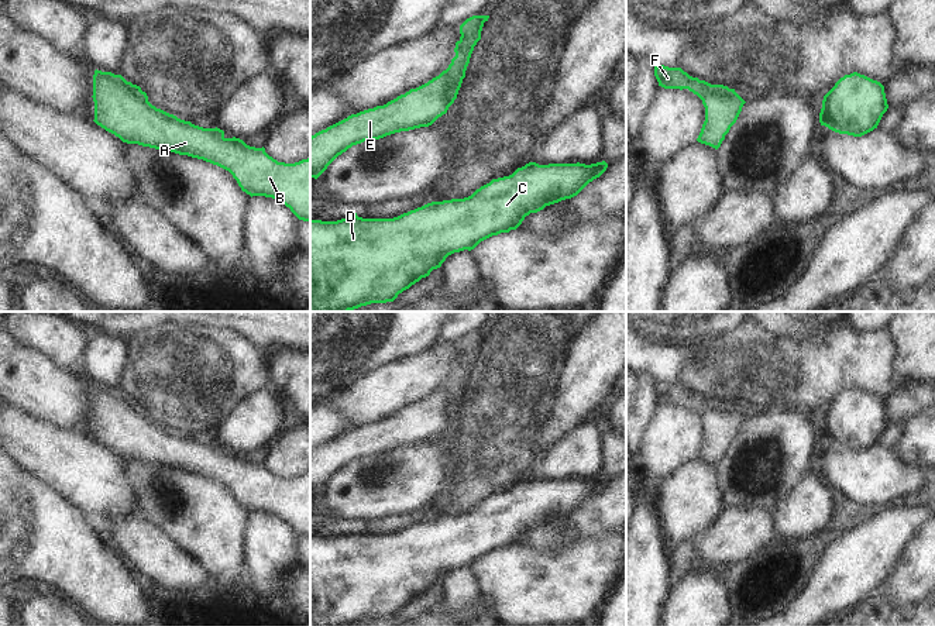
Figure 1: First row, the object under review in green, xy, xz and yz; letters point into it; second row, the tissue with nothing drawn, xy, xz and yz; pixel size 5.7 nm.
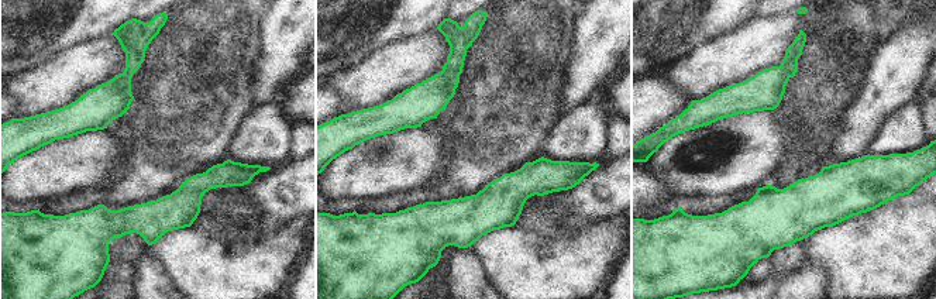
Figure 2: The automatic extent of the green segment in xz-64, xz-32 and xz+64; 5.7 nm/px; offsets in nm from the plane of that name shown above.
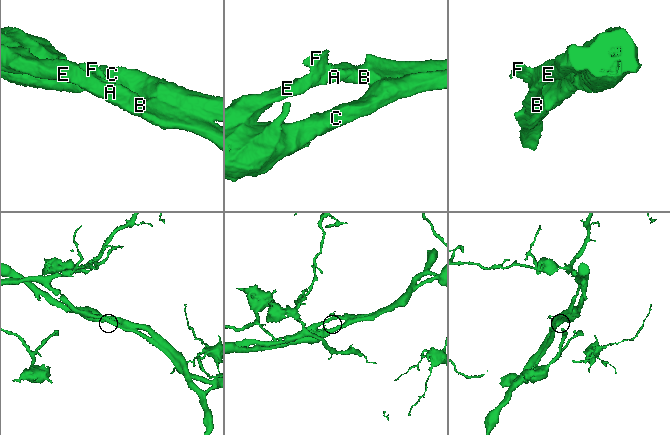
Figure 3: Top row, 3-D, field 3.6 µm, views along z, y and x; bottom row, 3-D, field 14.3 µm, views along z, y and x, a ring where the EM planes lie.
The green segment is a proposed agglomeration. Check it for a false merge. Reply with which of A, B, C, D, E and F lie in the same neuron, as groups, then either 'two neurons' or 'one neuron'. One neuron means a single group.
A B C D E / F | two neurons

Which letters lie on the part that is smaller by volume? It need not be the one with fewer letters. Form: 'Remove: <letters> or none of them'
Remove: F

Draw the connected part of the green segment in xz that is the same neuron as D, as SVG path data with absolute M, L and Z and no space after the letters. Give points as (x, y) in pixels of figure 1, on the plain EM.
M605 477L591 481L529 478L509 492L492 495L468 513L432 517L393 534L362 534L351 527L337 537L310 536L310 626L354 626L371 619L393 618L399 609L440 584L448 571L471 567L492 551L516 546L530 529L577 512L606 484Z

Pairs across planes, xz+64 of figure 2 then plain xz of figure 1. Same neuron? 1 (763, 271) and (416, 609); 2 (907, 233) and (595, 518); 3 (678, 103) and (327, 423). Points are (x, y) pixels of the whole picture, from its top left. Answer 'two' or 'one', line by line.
1: one
2: two
3: one

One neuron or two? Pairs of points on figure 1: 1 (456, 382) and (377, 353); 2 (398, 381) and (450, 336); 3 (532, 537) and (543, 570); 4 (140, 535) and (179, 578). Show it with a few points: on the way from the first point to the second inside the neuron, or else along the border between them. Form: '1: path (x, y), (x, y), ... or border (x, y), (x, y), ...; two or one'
1: border (428, 350), (382, 364), (367, 375); two
2: border (474, 330), (459, 341), (442, 341); two
3: border (516, 544), (543, 547), (549, 551), (567, 546); two
4: path (147, 546), (168, 567); one

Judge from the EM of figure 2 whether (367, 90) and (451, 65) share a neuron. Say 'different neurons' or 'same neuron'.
same neuron

